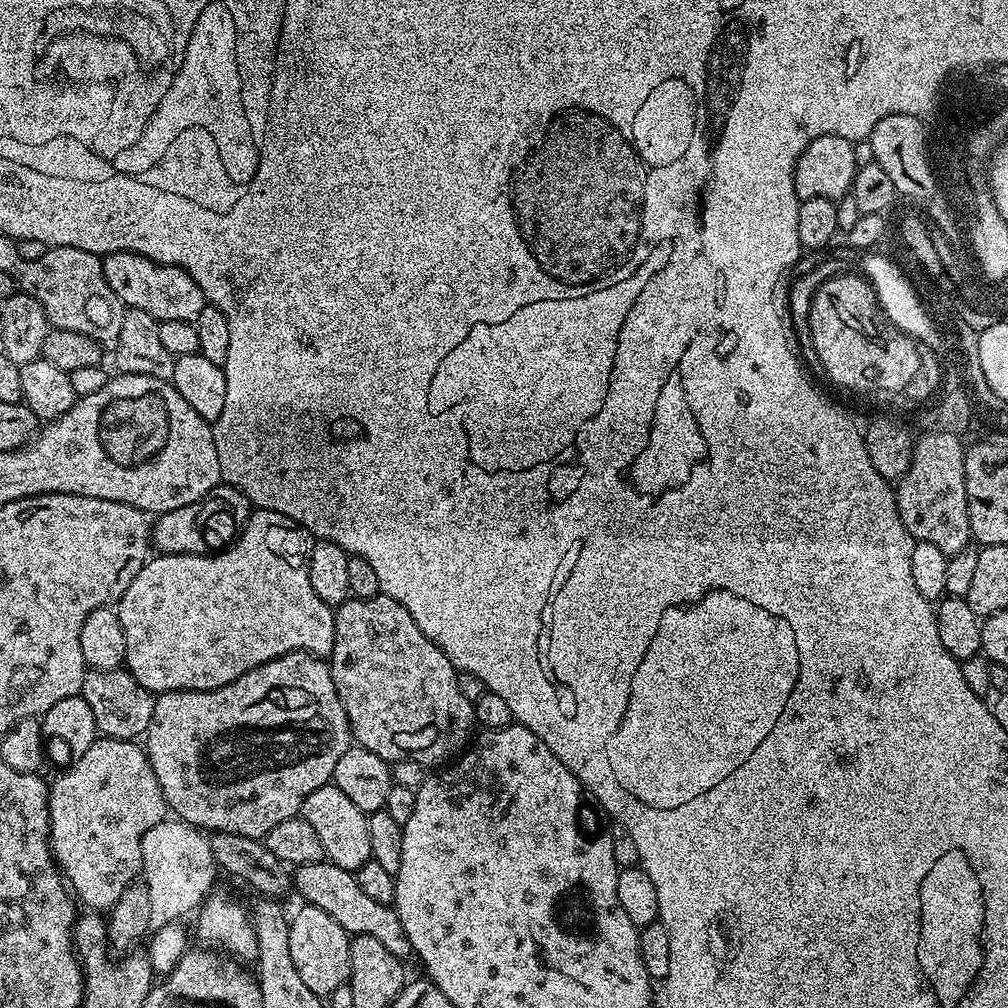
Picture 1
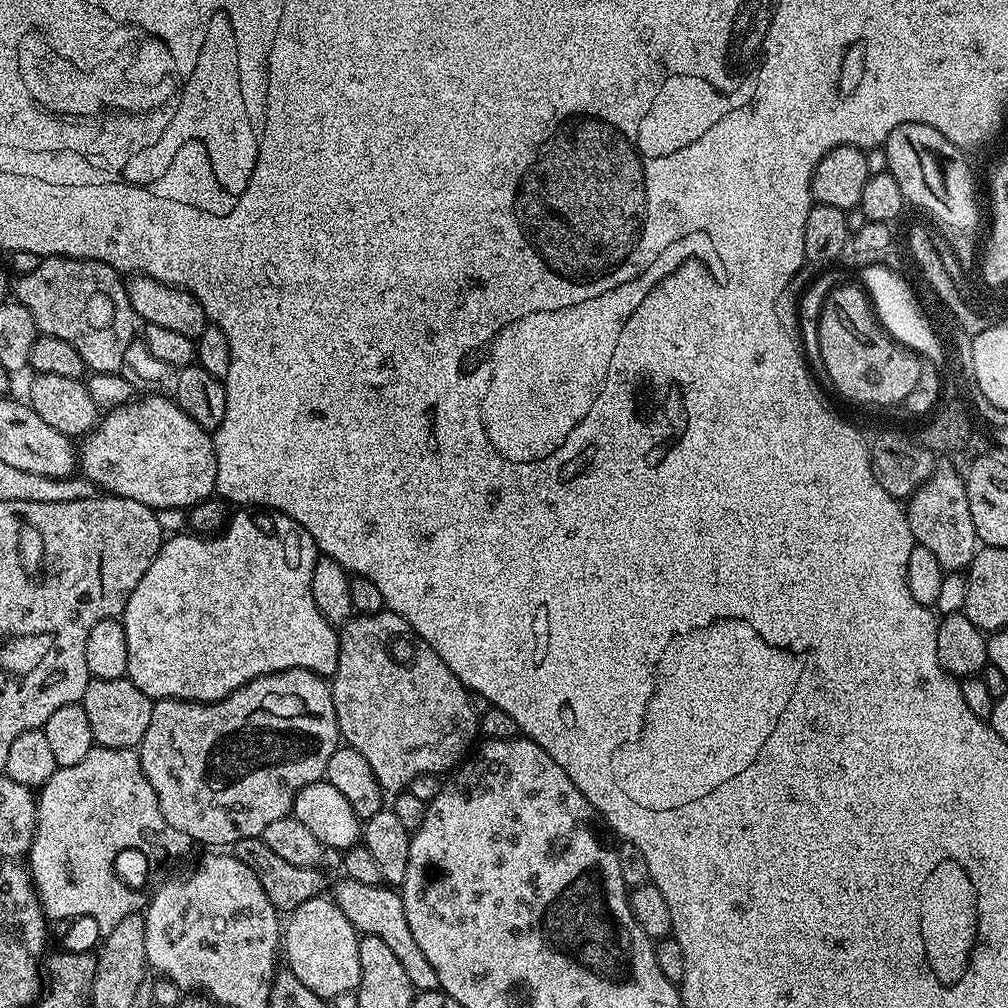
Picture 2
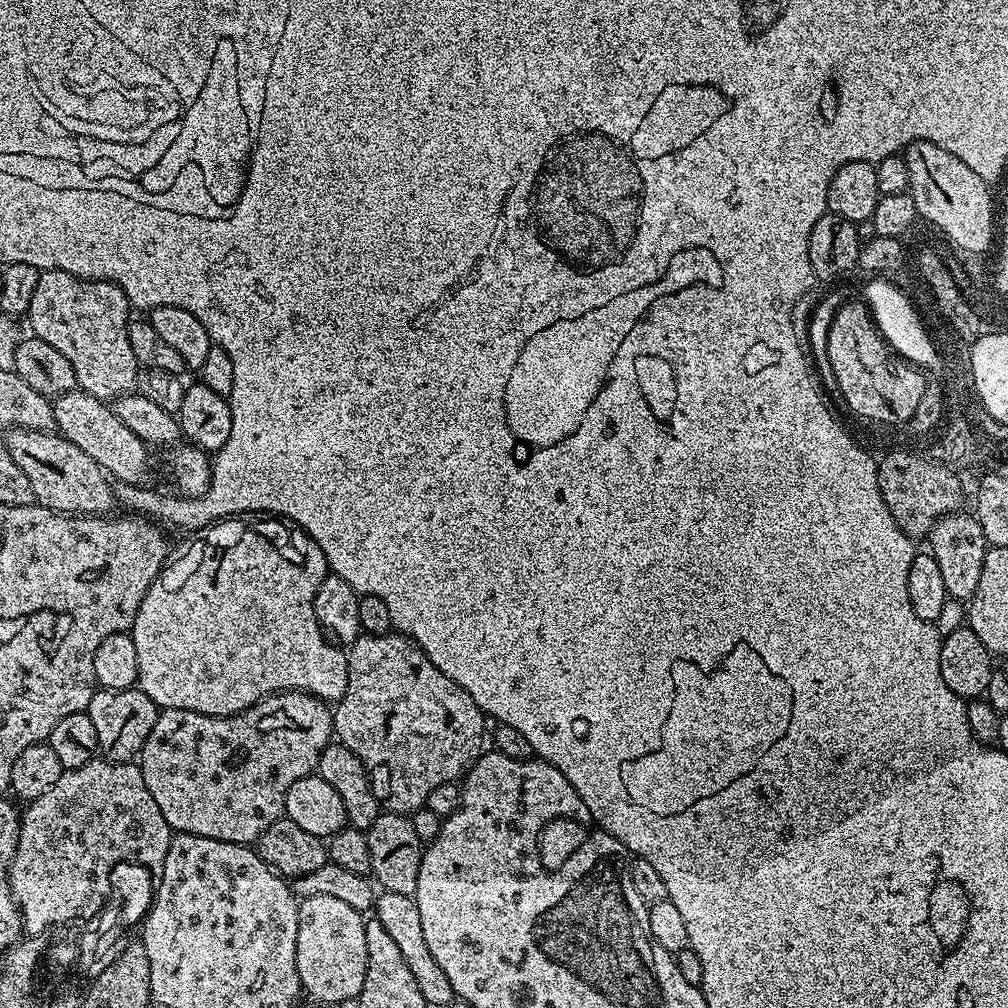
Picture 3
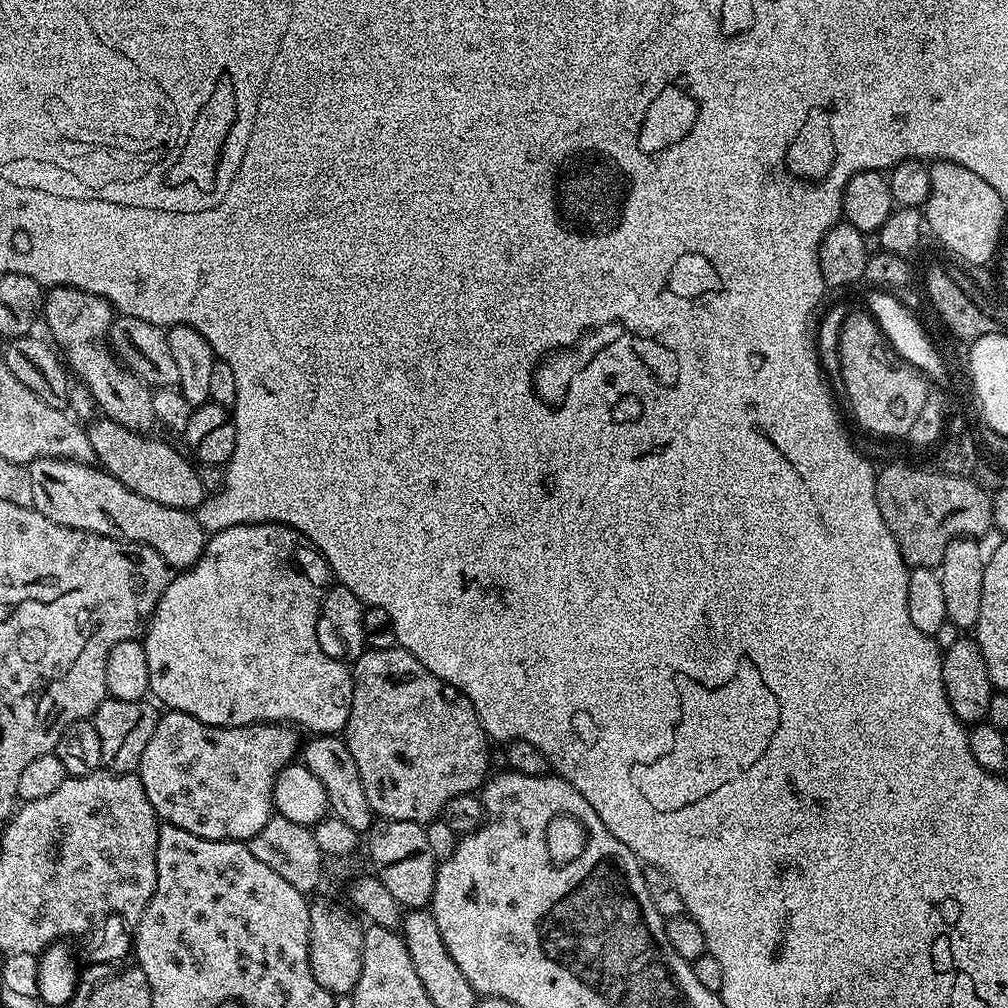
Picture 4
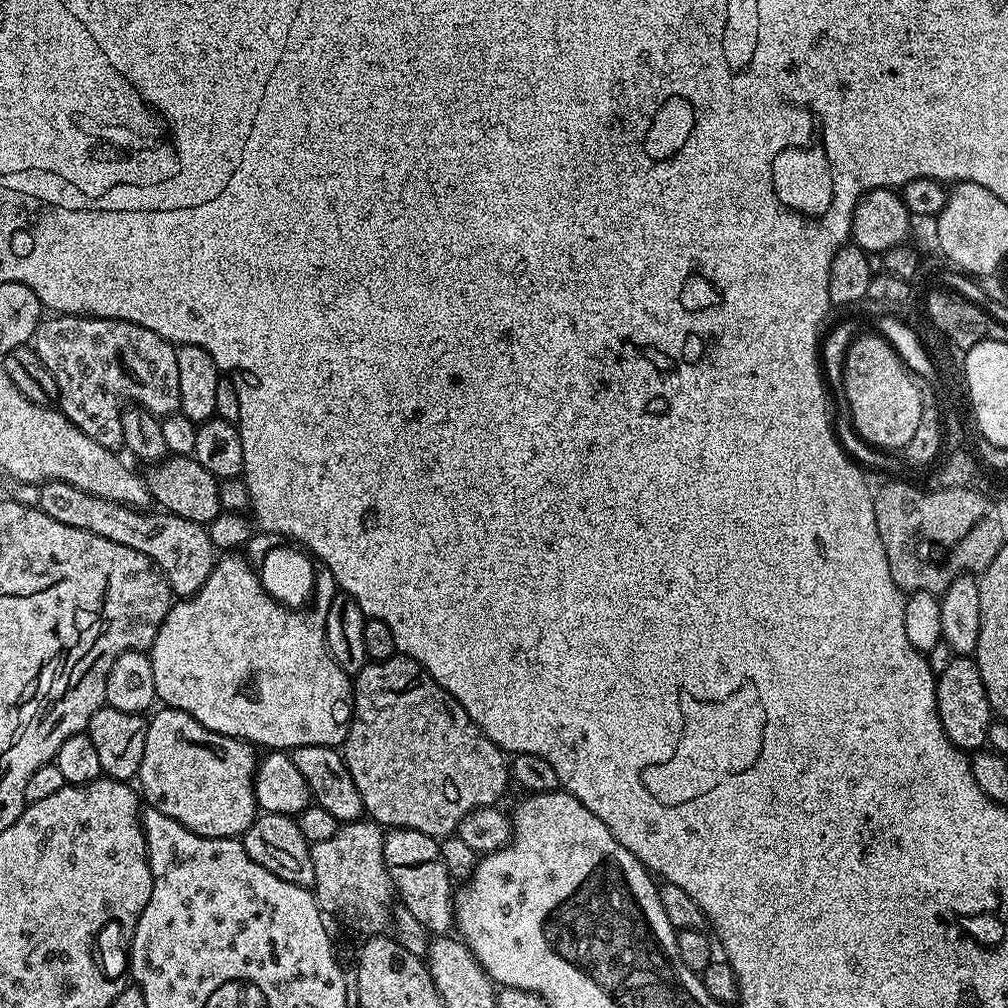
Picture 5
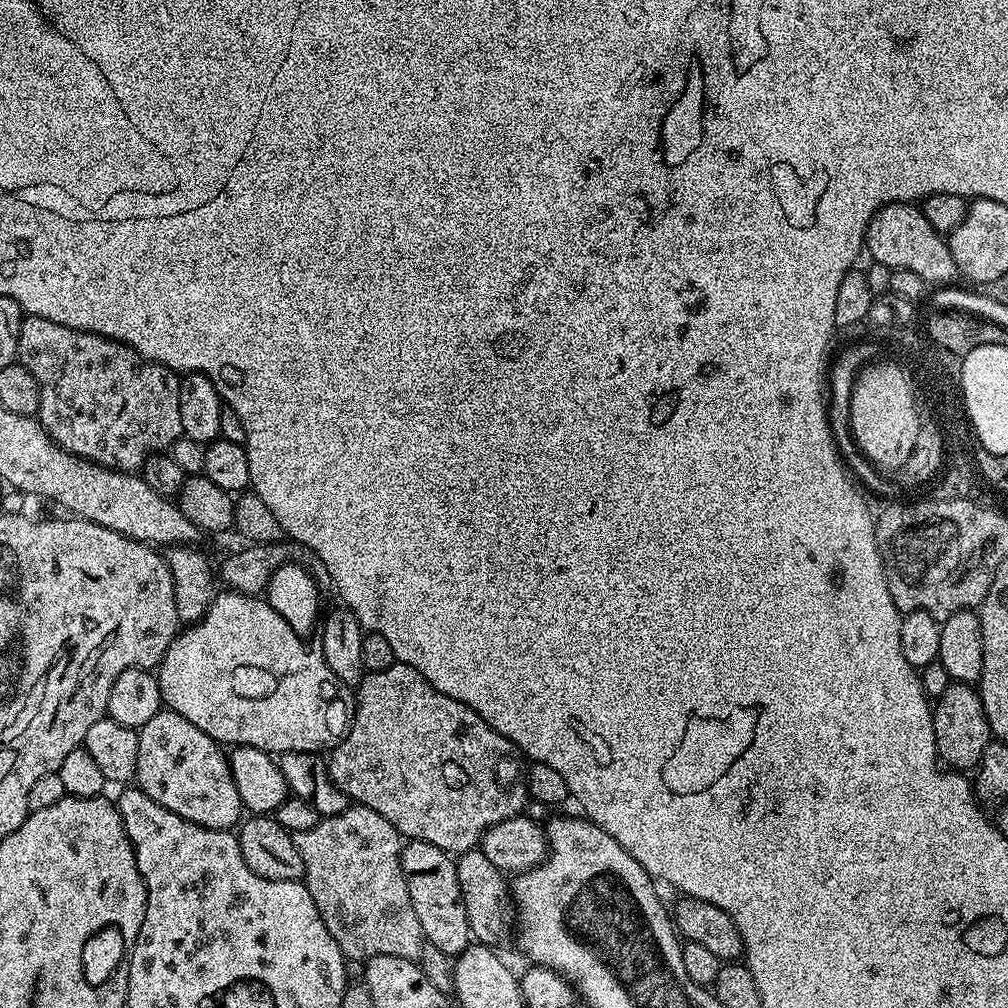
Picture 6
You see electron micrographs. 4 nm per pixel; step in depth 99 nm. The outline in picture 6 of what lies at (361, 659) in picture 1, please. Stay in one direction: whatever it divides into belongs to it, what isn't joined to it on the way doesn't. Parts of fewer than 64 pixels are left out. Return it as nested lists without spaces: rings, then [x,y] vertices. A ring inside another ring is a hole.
[[[399,662],[392,664],[390,670],[369,672],[360,681],[354,692],[354,711],[351,725],[344,739],[331,749],[327,766],[334,786],[338,786],[338,790],[345,792],[349,801],[364,804],[370,810],[382,814],[382,818],[386,818],[386,822],[390,822],[390,826],[399,830],[401,837],[408,840],[430,842],[430,846],[438,846],[443,852],[449,854],[473,851],[479,845],[487,828],[511,816],[521,815],[525,811],[525,805],[530,800],[528,787],[524,781],[526,764],[517,748],[502,734],[498,734],[498,730],[491,728],[473,708],[434,690],[434,686],[430,686],[430,682],[426,682],[426,678],[422,678],[422,674],[418,674],[418,670]]]

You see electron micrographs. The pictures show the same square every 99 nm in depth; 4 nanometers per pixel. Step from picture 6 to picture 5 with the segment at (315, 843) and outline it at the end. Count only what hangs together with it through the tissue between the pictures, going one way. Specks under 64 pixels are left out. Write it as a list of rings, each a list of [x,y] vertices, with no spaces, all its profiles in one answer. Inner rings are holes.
[[[371,818],[349,820],[341,823],[337,832],[326,838],[326,842],[318,842],[312,845],[312,857],[314,858],[314,895],[321,913],[325,917],[333,916],[341,920],[348,928],[361,932],[361,937],[379,936],[387,933],[392,920],[394,907],[394,889],[392,879],[386,870],[386,862],[382,854],[382,842],[385,829]]]

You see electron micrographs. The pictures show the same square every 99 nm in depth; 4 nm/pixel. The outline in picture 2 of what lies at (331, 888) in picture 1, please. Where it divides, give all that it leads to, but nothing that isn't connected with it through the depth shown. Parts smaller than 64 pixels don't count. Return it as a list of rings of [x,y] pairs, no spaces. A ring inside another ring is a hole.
[[[340,878],[336,884],[334,901],[358,933],[382,938],[382,942],[386,942],[386,946],[394,950],[398,962],[402,962],[402,970],[406,970],[406,978],[410,978],[416,992],[435,992],[439,989],[438,974],[434,974],[434,966],[430,966],[430,961],[426,954],[422,954],[418,941],[410,931],[410,922],[406,922],[406,906],[395,887],[385,886],[383,883],[367,884]]]

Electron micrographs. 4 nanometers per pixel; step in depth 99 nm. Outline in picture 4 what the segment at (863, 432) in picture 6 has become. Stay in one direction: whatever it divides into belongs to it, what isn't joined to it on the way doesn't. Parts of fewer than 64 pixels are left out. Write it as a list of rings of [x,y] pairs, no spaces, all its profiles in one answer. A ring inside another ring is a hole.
[[[849,311],[840,332],[840,360],[842,380],[849,396],[848,408],[852,416],[868,432],[876,436],[907,437],[910,426],[914,425],[917,413],[925,405],[926,389],[917,377],[917,368],[902,361],[883,334],[878,321],[867,311]]]

